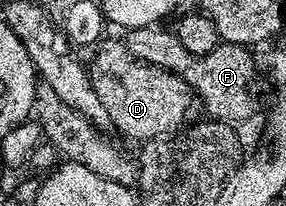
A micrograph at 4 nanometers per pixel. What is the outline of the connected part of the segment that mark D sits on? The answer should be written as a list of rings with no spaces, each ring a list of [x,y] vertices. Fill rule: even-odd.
[[[104,37],[94,52],[88,67],[92,87],[98,93],[99,100],[106,105],[112,127],[123,135],[138,142],[149,141],[167,126],[171,128],[171,116],[175,118],[175,124],[179,124],[182,116],[191,110],[193,94],[189,86],[177,74],[162,66],[151,65],[134,57],[122,39]]]

